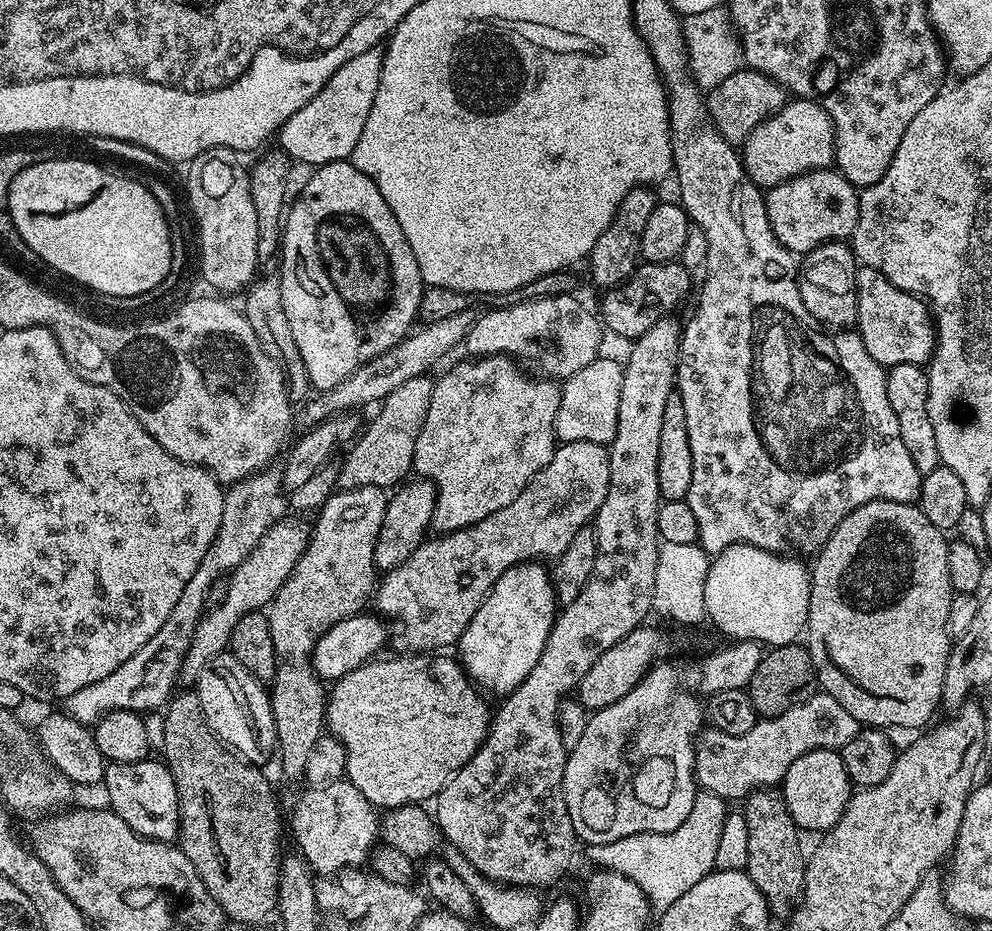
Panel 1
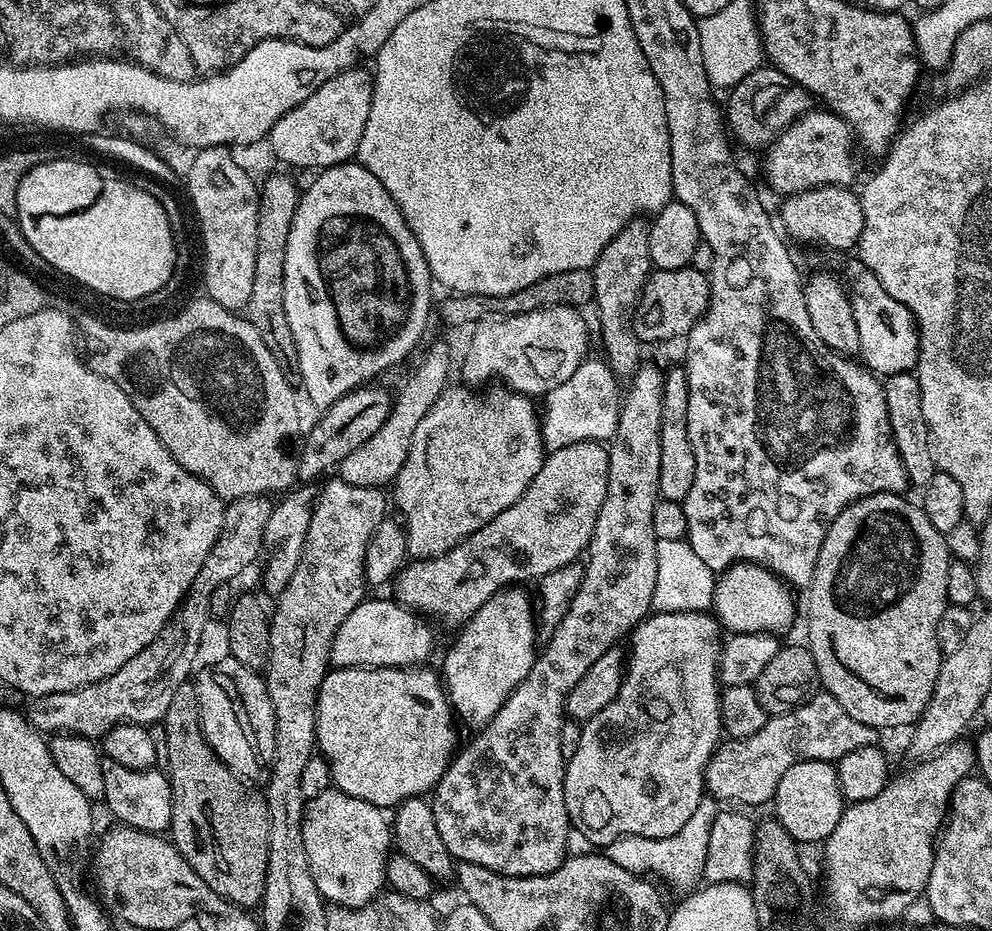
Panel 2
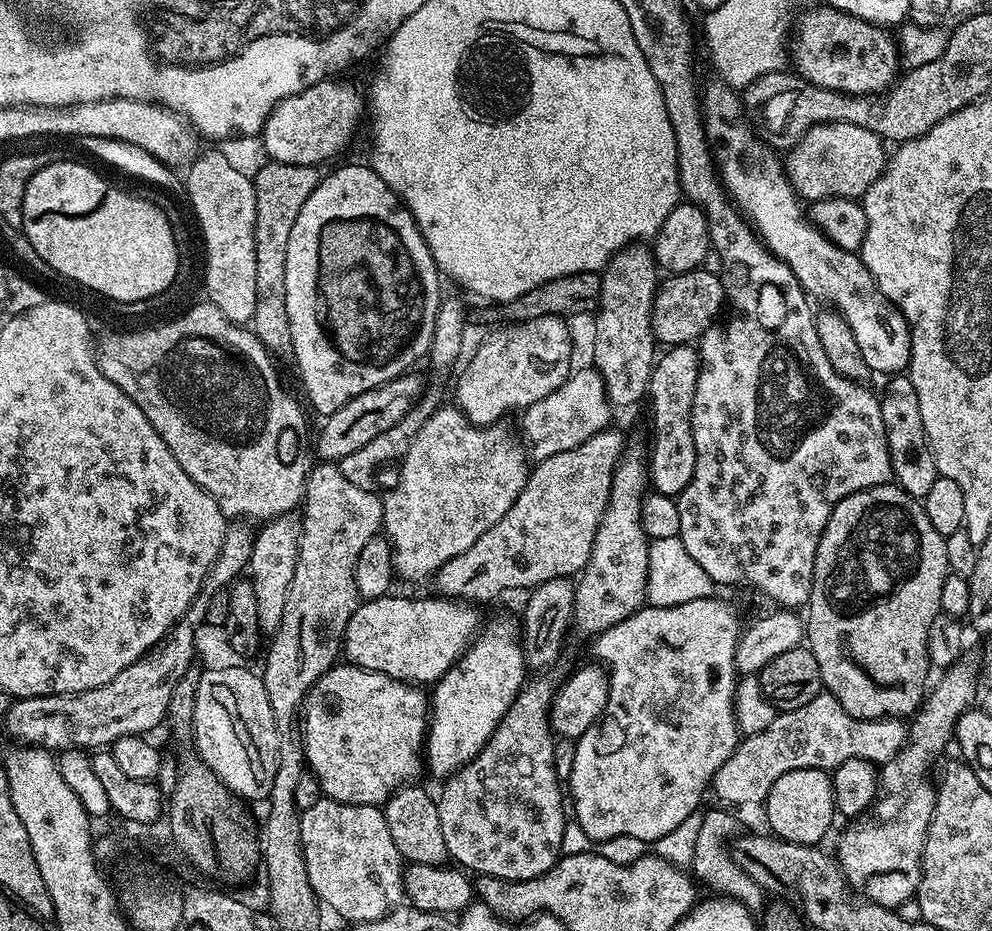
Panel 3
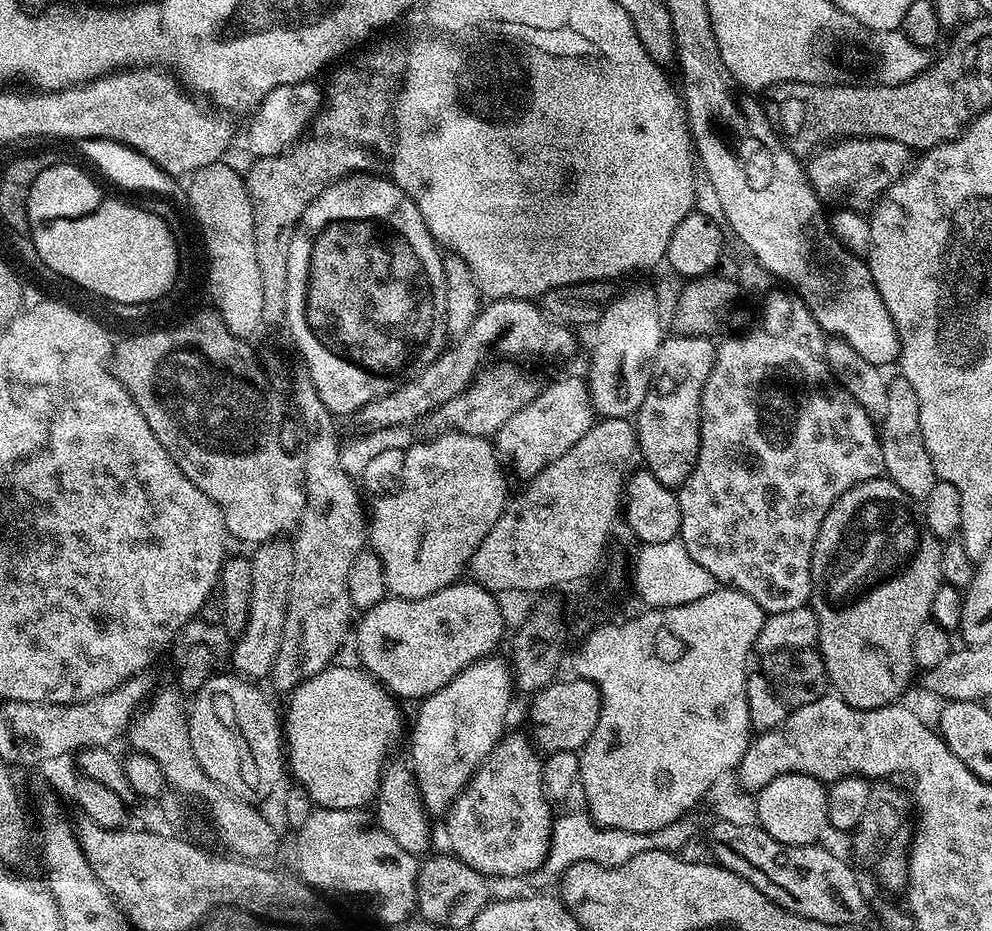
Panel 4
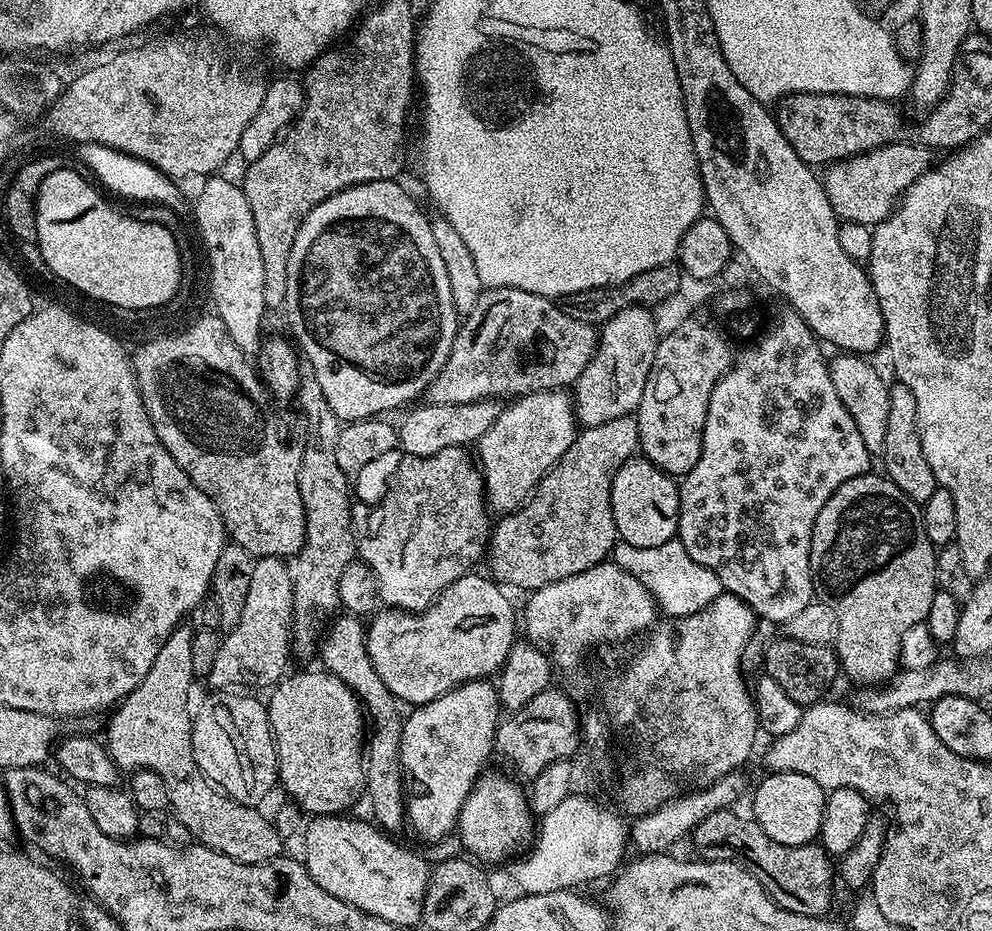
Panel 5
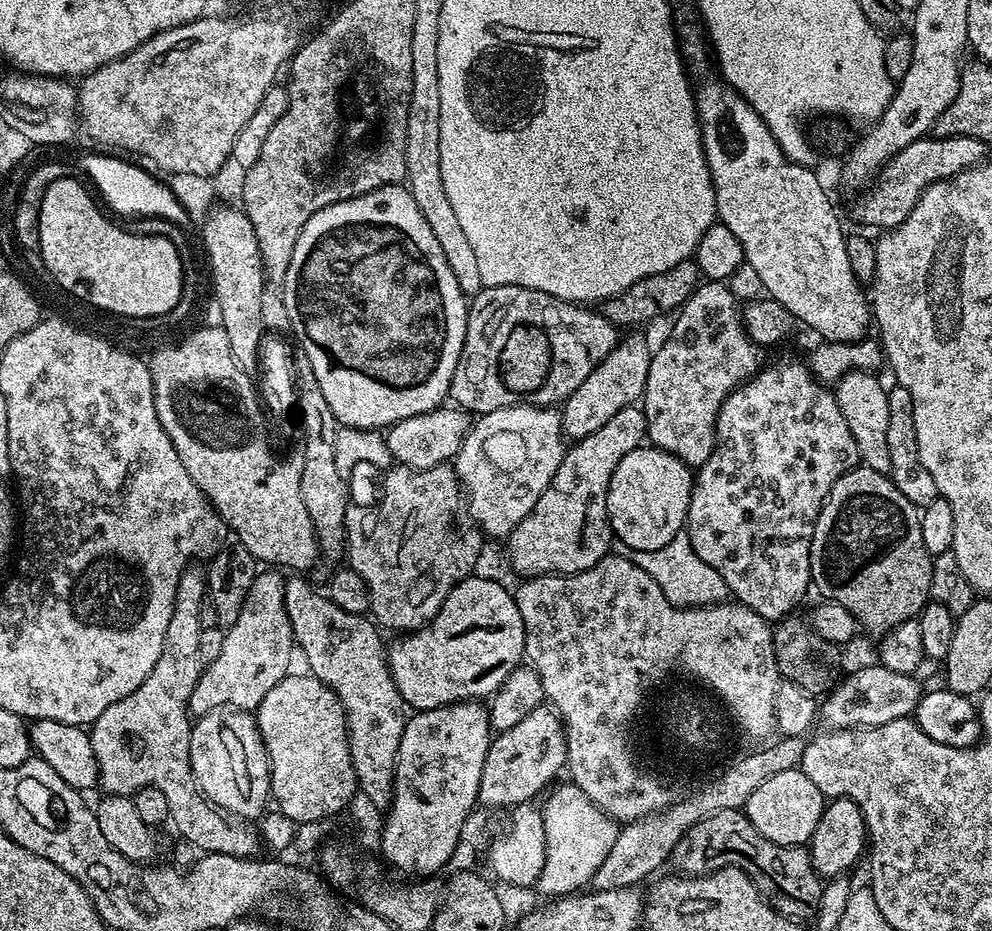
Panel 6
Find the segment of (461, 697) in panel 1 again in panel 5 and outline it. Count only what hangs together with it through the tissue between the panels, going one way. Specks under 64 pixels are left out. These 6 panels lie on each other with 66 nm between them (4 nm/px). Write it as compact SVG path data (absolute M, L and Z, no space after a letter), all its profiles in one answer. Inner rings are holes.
M317 670L317 672L296 672L285 675L284 679L279 684L271 689L270 695L267 697L266 707L268 717L270 718L270 726L272 727L272 737L276 743L276 767L278 769L278 784L282 789L288 791L287 799L291 803L297 804L301 812L309 817L315 818L318 816L334 816L344 814L349 811L348 808L356 799L365 795L364 790L364 754L366 751L366 713L361 705L360 699L353 694L352 688L346 686L346 682L342 682L342 678L338 678L334 674Z

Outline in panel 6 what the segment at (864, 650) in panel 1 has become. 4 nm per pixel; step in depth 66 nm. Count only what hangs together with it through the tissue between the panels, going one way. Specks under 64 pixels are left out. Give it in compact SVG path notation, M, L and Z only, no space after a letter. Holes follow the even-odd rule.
M866 467L851 468L830 490L818 522L814 526L814 538L810 546L810 570L812 584L821 592L824 600L833 600L857 618L859 627L873 632L876 638L896 628L902 622L915 620L928 603L932 591L932 556L922 542L921 509L906 498L894 486L885 473L875 472Z

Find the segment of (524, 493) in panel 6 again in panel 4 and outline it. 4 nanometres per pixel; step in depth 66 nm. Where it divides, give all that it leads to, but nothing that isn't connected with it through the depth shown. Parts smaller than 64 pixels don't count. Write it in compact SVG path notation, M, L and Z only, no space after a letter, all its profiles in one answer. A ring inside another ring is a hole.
M564 376L553 384L544 384L539 394L531 400L514 418L509 418L496 431L494 447L497 456L509 469L513 468L524 482L542 471L554 458L562 458L566 450L592 428L594 413L592 399L588 393L588 381L576 376Z

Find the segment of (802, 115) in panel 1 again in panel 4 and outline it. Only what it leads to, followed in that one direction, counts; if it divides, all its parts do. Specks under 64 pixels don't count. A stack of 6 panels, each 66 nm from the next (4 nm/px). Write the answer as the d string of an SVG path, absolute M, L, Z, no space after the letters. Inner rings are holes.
M845 138L842 140L835 141L830 144L824 145L819 148L817 152L812 153L811 156L807 157L806 160L806 171L808 174L808 181L810 186L816 192L816 197L820 199L825 205L835 206L836 208L852 208L856 212L864 212L865 210L871 209L875 205L876 201L884 195L884 191L892 185L895 180L899 180L910 167L910 149L907 148L902 142L894 142L893 140L887 140L886 138L870 138L865 140L863 138Z

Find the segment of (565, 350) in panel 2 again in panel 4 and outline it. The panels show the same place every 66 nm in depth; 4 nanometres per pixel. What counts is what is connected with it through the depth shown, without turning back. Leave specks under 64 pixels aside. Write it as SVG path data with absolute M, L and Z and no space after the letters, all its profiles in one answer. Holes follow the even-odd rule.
M500 362L497 368L489 367L488 380L477 378L458 398L450 398L440 408L428 413L426 425L428 424L429 433L439 434L446 431L465 432L471 436L482 436L485 438L495 437L496 431L509 418L514 418L522 406L526 406L536 397L541 389L539 383L535 384L526 373L523 367L517 366L512 362Z

